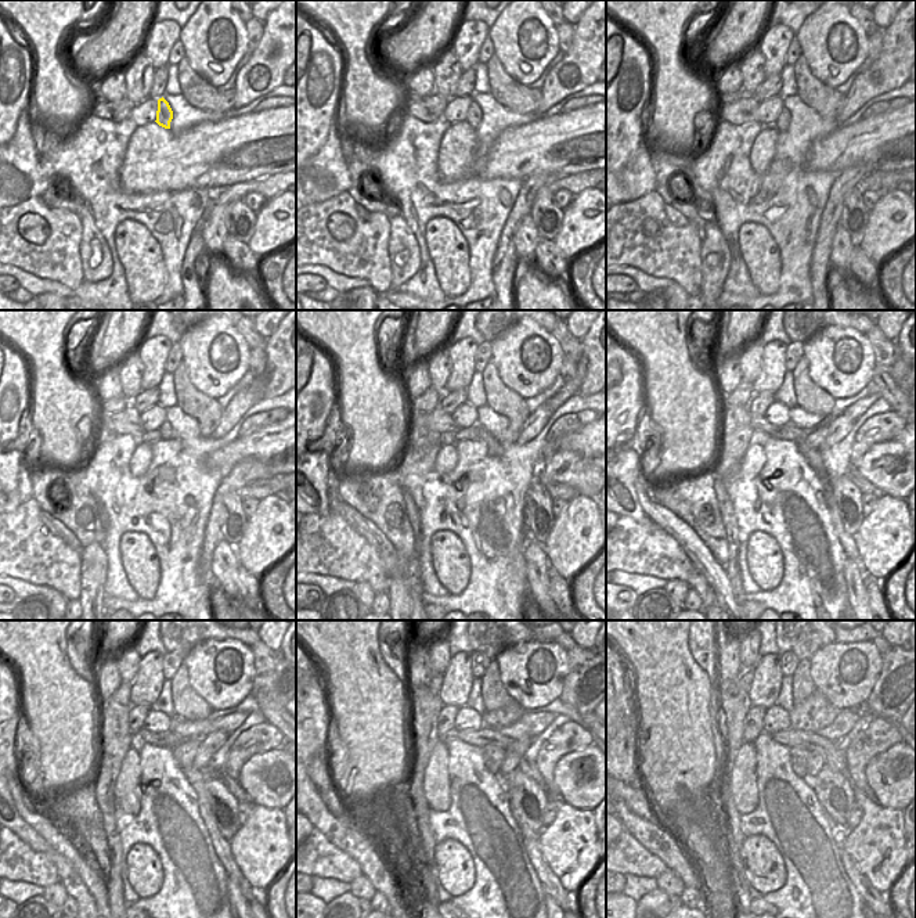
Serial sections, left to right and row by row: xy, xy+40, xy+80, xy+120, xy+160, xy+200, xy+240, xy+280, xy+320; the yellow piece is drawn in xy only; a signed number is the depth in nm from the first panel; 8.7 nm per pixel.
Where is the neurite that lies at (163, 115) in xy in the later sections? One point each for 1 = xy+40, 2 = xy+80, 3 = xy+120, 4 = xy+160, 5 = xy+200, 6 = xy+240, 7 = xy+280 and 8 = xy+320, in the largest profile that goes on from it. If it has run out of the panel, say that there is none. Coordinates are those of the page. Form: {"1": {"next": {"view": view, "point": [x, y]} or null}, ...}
{"1": {"next": {"view": "xy+40", "point": [473, 116]}}, "2": {"next": {"view": "xy+80", "point": [783, 119]}}, "3": {"next": {"view": "xy+120", "point": [165, 432]}}, "4": {"next": {"view": "xy+160", "point": [475, 432]}}, "5": {"next": {"view": "xy+200", "point": [786, 432]}}, "6": {"next": {"view": "xy+240", "point": [195, 776]}}, "7": {"next": {"view": "xy+280", "point": [501, 777]}}, "8": {"next": {"view": "xy+320", "point": [808, 778]}}}

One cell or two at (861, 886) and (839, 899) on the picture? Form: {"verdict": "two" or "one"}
{"verdict": "two"}

